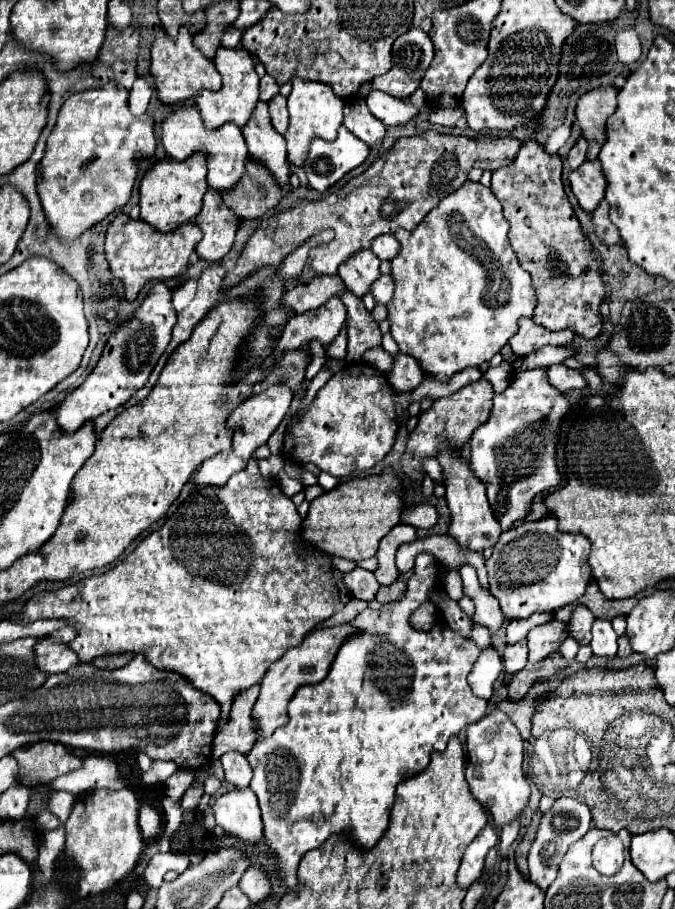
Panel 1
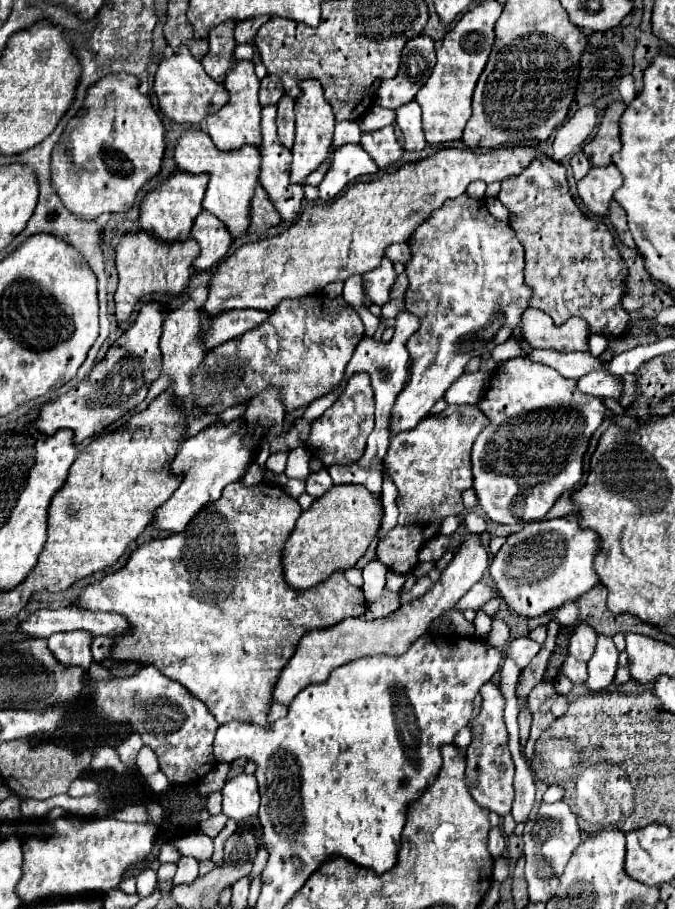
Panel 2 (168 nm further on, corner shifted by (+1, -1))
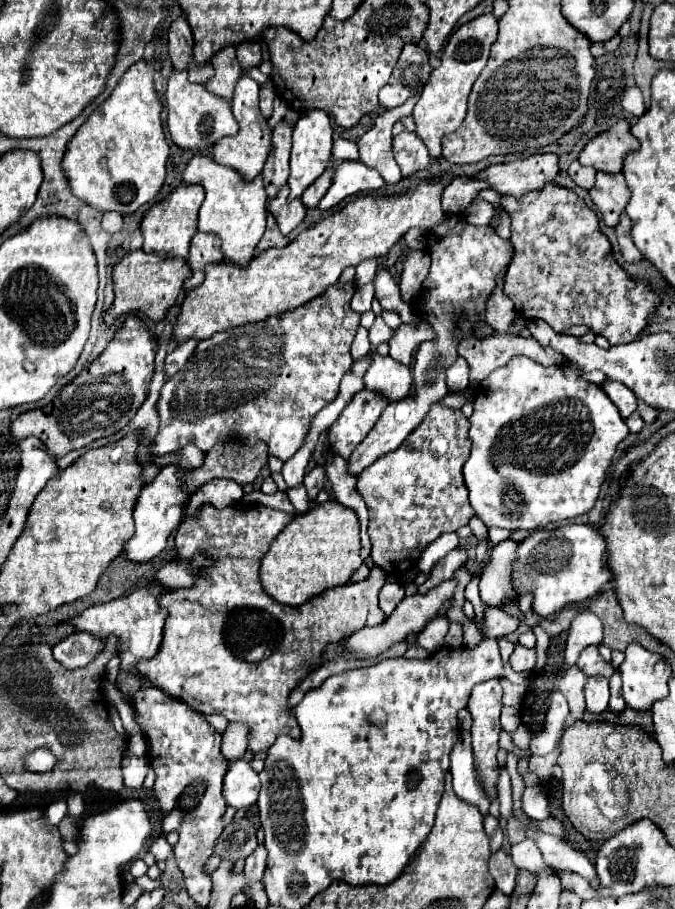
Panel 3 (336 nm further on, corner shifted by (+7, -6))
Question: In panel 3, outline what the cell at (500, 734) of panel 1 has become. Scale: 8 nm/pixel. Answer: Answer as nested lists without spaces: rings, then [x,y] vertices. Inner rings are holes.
[[[487,680],[487,682],[481,682],[473,688],[471,692],[471,698],[469,698],[469,704],[467,704],[467,710],[471,712],[473,716],[473,726],[471,726],[471,736],[473,736],[473,754],[475,754],[475,766],[477,766],[477,772],[479,772],[479,778],[489,794],[489,798],[495,796],[497,792],[497,778],[499,778],[499,772],[497,772],[497,748],[499,748],[499,732],[501,732],[501,722],[499,722],[499,714],[501,714],[501,696],[503,696],[503,690],[499,686],[497,680]]]

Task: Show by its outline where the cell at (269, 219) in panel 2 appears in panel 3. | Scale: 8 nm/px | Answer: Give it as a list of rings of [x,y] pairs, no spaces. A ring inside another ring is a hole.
[[[267,218],[267,230],[265,230],[261,242],[257,244],[257,252],[263,252],[267,248],[283,248],[287,244],[289,244],[289,240],[279,232],[275,218]]]

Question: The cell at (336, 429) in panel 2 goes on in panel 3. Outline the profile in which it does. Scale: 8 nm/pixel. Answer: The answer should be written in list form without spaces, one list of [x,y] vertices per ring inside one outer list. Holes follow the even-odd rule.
[[[361,390],[359,394],[355,394],[351,404],[331,426],[329,446],[347,460],[355,446],[359,446],[363,438],[371,432],[387,404],[389,402],[381,402],[379,394],[371,394],[371,390]]]

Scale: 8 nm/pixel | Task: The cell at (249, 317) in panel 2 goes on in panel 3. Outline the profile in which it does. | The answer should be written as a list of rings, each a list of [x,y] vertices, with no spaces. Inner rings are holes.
[[[191,338],[191,340],[187,340],[187,342],[181,342],[179,346],[175,346],[173,352],[167,354],[167,358],[165,358],[165,376],[167,376],[167,378],[173,376],[175,372],[179,372],[179,370],[185,366],[187,358],[193,354],[193,350],[195,350],[197,344],[199,344],[199,340]]]

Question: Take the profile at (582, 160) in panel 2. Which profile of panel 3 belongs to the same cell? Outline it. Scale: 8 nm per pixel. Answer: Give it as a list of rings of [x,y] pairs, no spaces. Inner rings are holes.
[[[573,162],[569,168],[569,176],[573,178],[573,182],[583,188],[583,190],[591,190],[591,186],[595,184],[595,174],[597,170],[591,166],[581,166],[579,162]]]

